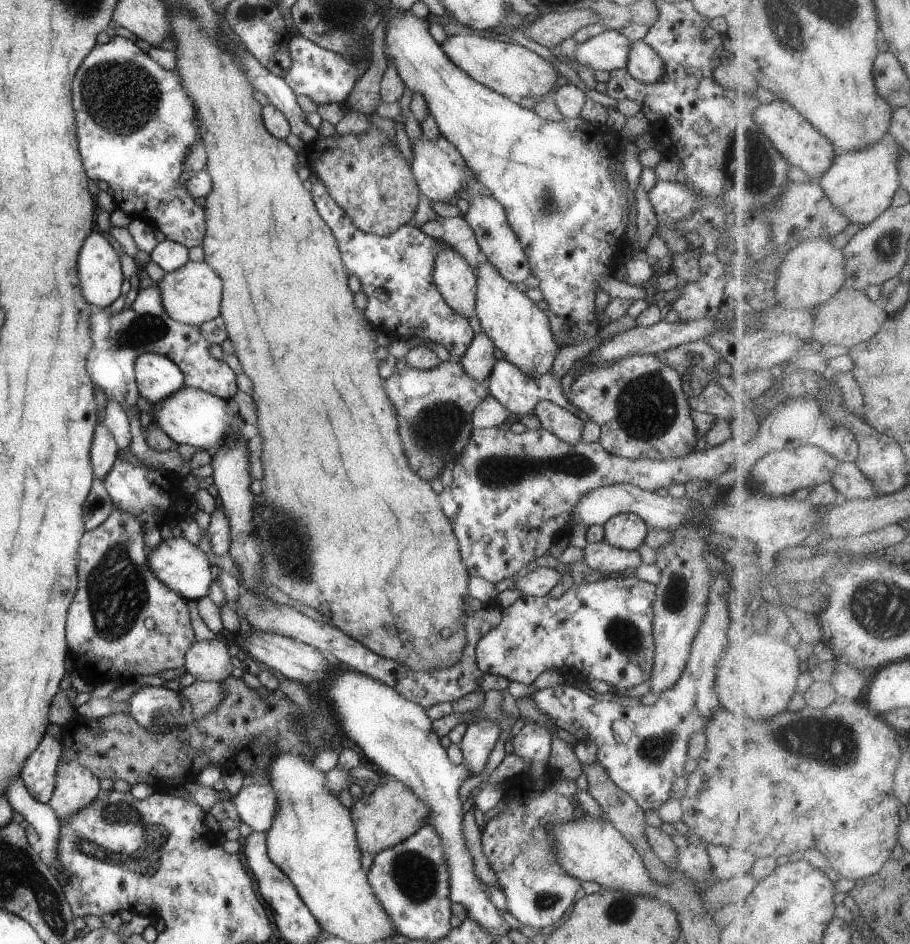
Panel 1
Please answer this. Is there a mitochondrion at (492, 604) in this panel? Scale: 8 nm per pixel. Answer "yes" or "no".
no

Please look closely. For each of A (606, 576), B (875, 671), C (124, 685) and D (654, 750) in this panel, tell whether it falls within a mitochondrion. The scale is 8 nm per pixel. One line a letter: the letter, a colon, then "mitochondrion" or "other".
A: other
B: other
C: other
D: mitochondrion

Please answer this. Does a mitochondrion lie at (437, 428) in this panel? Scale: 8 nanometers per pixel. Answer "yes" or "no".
yes

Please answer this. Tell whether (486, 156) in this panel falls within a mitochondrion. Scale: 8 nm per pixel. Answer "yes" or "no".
no

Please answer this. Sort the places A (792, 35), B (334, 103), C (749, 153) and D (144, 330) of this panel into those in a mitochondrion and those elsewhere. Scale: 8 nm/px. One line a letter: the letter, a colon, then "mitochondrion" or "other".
A: mitochondrion
B: other
C: mitochondrion
D: mitochondrion

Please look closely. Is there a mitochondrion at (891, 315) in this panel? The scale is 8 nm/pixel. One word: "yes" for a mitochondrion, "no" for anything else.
no

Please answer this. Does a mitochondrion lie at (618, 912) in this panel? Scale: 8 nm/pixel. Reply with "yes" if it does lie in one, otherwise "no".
yes

